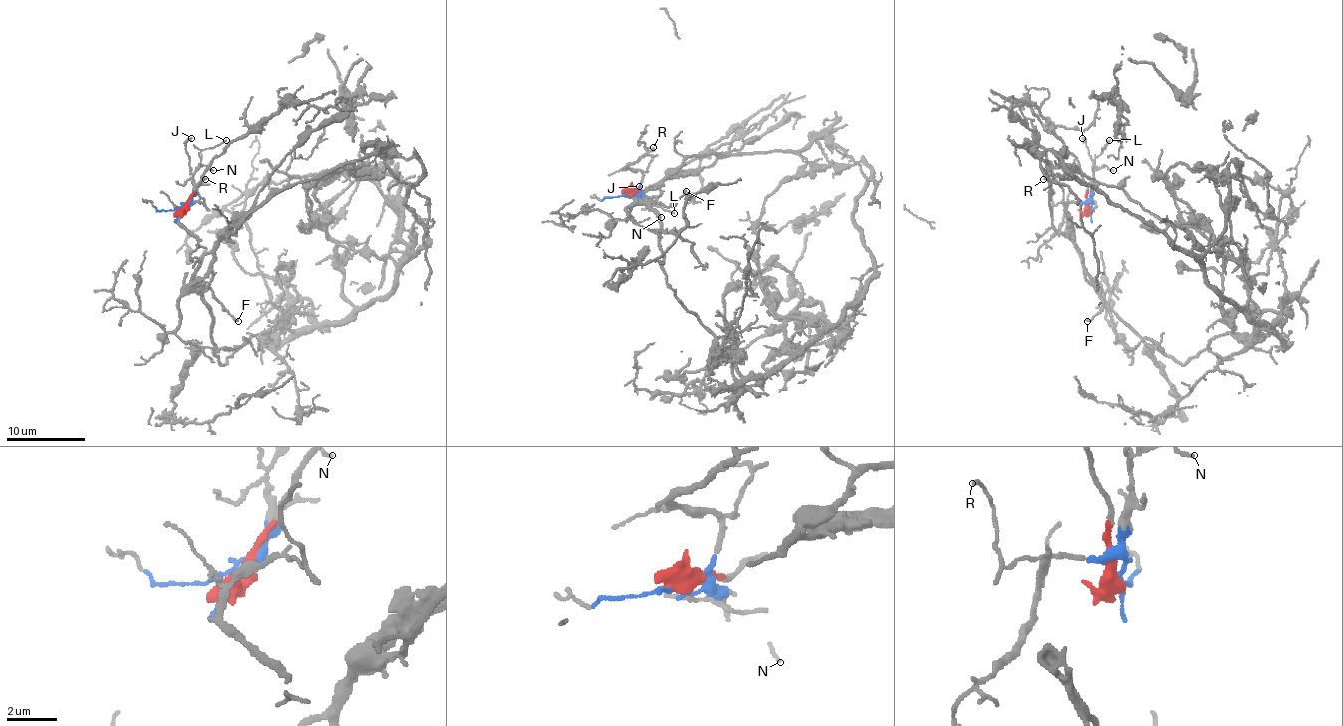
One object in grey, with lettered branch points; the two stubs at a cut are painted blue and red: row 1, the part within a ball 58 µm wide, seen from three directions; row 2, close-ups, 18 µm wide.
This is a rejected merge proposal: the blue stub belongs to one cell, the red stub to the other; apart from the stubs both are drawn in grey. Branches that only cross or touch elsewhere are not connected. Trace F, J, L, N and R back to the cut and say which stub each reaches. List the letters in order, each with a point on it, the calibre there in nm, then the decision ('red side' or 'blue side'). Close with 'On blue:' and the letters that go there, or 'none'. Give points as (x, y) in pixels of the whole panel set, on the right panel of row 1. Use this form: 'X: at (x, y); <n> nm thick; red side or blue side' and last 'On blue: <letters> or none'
F: at (1087, 321); 140 nm thick; red side
J: at (1082, 138); 150 nm thick; blue side
L: at (1109, 140); 100 nm thick; blue side
N: at (1113, 170); 110 nm thick; blue side
R: at (1043, 179); 150 nm thick; blue side
On blue: J, L, N, R

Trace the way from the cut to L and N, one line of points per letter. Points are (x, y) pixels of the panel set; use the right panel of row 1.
L: (1090, 211), (1094, 160), (1110, 140)
N: (1090, 211), (1096, 170), (1102, 166), (1114, 170)

